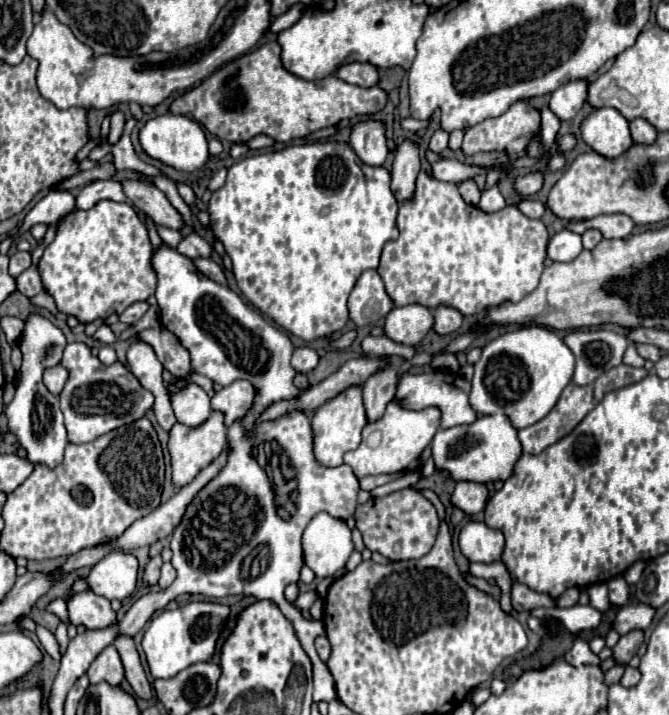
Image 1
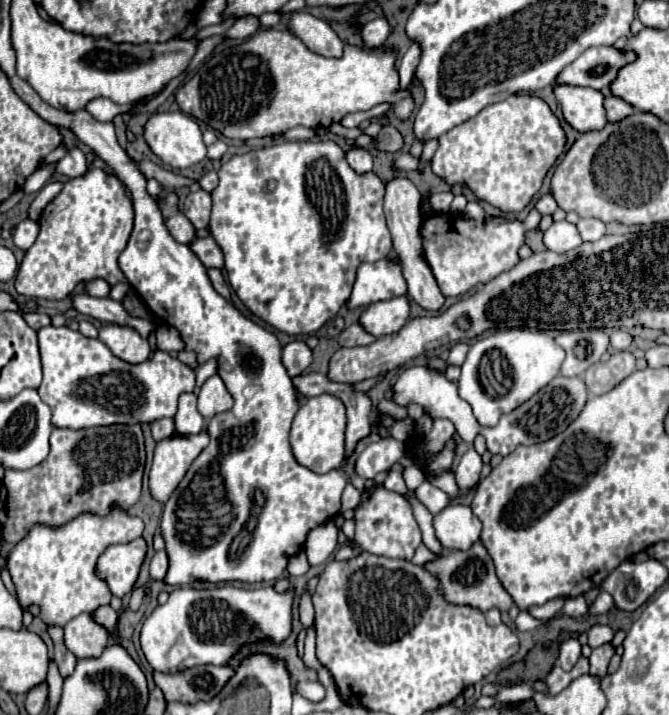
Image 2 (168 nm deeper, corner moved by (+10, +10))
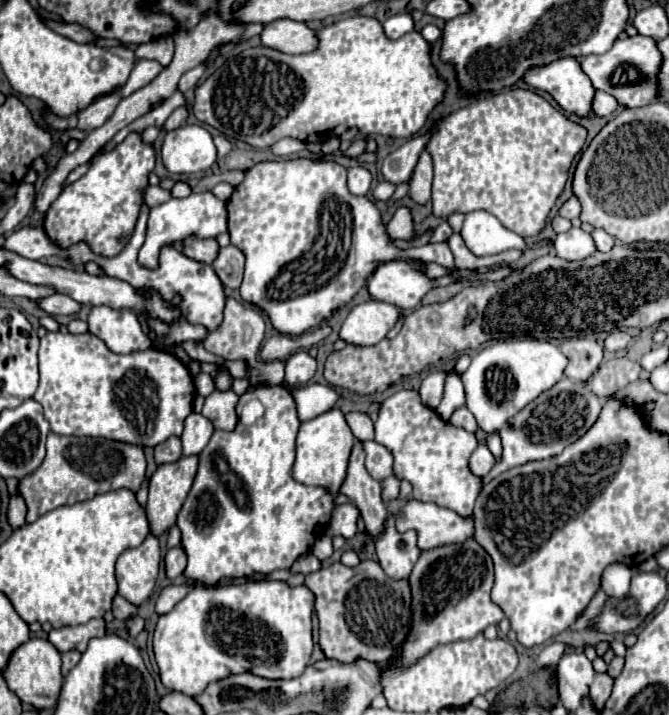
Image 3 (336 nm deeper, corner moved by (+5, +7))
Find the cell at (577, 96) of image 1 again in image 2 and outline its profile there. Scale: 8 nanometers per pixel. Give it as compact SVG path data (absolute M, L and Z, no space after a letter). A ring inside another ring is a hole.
M614 46L588 48L558 74L558 80L572 86L592 86L596 90L606 90L616 80L620 66L626 66L634 60L636 54L632 54L632 50L618 50Z

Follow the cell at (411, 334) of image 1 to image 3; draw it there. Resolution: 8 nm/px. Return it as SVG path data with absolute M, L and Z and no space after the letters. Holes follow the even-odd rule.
M367 301L357 305L341 327L341 339L351 345L379 343L399 321L401 309L383 301Z

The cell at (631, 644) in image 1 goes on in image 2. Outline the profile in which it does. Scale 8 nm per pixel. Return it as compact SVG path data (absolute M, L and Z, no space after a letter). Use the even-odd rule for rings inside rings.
M604 644L604 646L596 648L596 650L592 650L592 656L590 656L590 674L596 676L596 678L604 678L608 674L606 668L608 668L608 662L610 662L612 654L614 654L612 644Z

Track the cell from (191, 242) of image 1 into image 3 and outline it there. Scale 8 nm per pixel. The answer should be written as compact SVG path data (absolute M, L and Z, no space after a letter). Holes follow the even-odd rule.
M227 245L227 247L219 247L219 253L213 261L213 269L225 287L237 289L243 277L243 263L245 259L241 257L241 251L233 245Z

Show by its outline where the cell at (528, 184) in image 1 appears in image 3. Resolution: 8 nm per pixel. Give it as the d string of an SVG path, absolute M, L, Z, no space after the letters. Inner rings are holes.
M503 89L471 103L445 117L427 145L435 167L433 213L447 217L455 211L469 213L483 209L521 237L537 235L543 229L549 209L565 187L569 167L583 149L585 137L587 131L583 127L569 121L549 101L527 89Z

